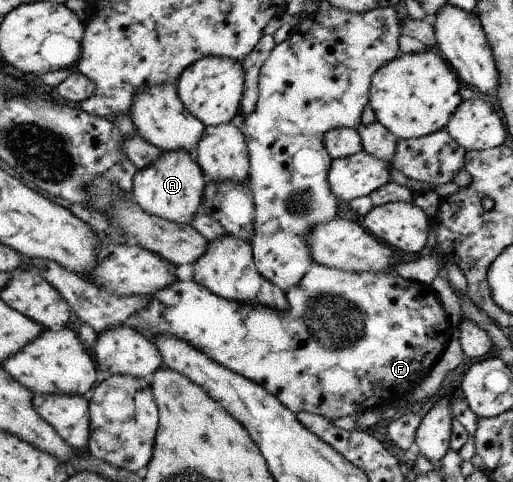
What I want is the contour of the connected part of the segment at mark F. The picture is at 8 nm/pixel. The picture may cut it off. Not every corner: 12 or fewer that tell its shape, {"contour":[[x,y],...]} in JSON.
{"contour":[[314,264],[292,306],[194,280],[172,333],[294,413],[396,406],[454,334],[432,286]]}

